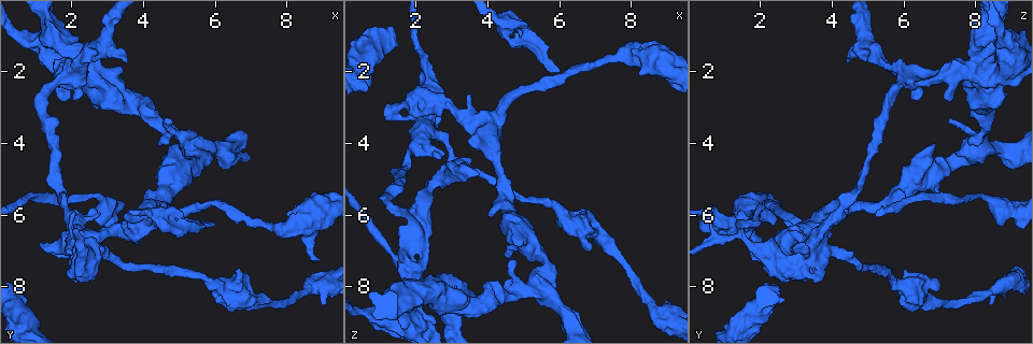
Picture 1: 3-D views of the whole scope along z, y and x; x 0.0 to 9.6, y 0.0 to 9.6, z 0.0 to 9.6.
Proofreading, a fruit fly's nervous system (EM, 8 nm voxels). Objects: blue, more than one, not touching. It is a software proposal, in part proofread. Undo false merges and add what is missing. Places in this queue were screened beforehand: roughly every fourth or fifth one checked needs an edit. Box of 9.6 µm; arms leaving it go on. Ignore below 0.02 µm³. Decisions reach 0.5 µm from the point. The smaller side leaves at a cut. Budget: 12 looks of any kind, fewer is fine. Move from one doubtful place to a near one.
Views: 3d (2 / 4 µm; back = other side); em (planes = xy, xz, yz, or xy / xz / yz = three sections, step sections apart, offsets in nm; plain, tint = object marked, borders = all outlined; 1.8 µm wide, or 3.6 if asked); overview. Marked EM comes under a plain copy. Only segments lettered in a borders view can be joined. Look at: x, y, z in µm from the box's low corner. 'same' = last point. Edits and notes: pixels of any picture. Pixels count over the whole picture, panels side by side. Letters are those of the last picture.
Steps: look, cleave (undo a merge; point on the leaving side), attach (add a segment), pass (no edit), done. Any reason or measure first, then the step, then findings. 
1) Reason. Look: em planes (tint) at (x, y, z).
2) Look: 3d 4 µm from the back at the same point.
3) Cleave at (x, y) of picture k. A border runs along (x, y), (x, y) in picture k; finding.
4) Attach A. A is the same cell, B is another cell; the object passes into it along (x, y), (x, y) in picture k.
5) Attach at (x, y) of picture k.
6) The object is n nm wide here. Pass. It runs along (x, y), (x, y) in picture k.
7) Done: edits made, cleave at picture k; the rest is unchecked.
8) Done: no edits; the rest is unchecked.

Calibre changes. Look: em planes (borders) at (5.30, 4.80, 6.85).

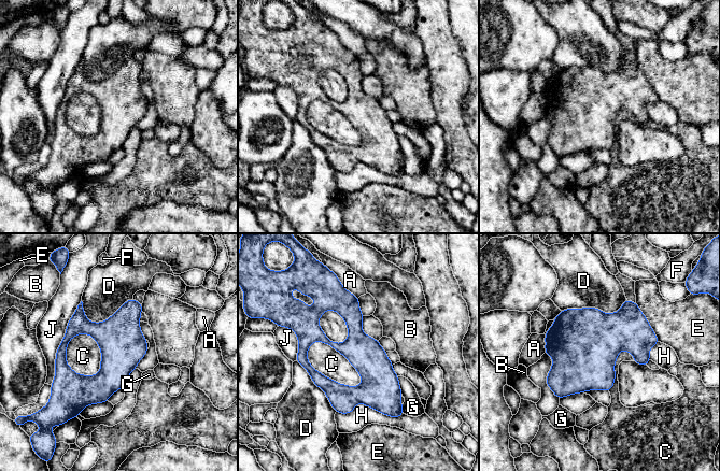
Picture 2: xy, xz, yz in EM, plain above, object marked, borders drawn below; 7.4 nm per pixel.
The longest contact is with J, 650 nm. Pass. A, B, C, D, E, F, G, H and J are other cells; it runs along (342, 291), (387, 411) in picture 2; all the same neuron.

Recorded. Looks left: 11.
Thick end. Look: em 3.6 µm planes (borders) at (6.90, 7.70, 6.50).

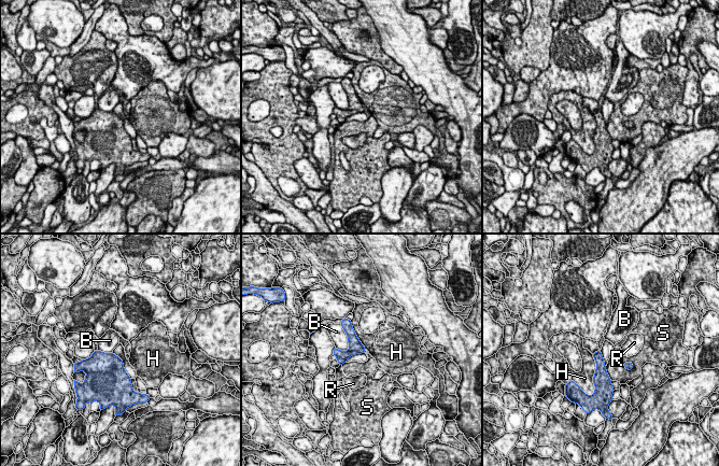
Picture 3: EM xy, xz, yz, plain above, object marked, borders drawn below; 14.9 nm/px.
Pass. B, H, R and S are other cells; a border runs along (623, 363), (626, 368), (633, 368) in picture 3; no lettered segment goes on from it.

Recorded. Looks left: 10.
Branch stops here. Look: 3d 2 µm at (9.15, 8.45, 8.50).

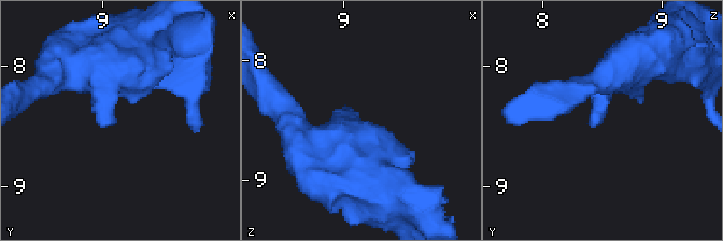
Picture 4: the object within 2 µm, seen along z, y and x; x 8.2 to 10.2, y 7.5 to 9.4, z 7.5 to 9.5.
Look: em planes (borders) at (9.08, 8.46, 8.46).

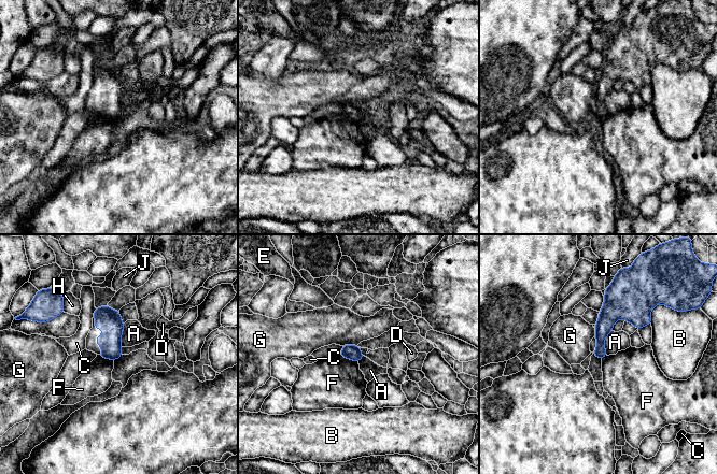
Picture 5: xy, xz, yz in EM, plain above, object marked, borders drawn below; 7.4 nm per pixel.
Pass. A, B, C, D, E, F, G, H and J are other cells; a border runs along (339, 355), (357, 362) in picture 5; no lettered segment goes on from it.

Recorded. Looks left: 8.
Calibre changes. Look: em planes (borders) at (8.15, 6.35, 1.60).

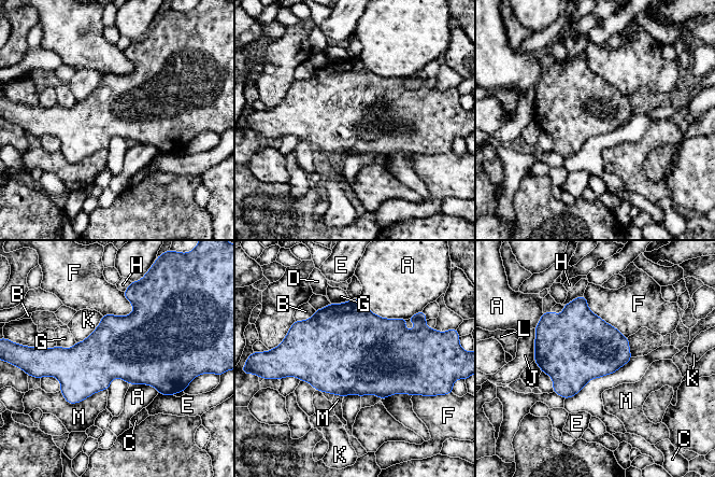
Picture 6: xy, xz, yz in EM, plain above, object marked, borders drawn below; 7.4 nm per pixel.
The object is 480 nm wide here. Pass. A, B, C, D, E, F, G, H, J, K, L and M are other cells; a border runs along (106, 389), (75, 403), (59, 391) in picture 6; one neuron here.

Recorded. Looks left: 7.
Narrows sharply. Look: 3d 4 µm at (2.05, 2.25, 6.25).

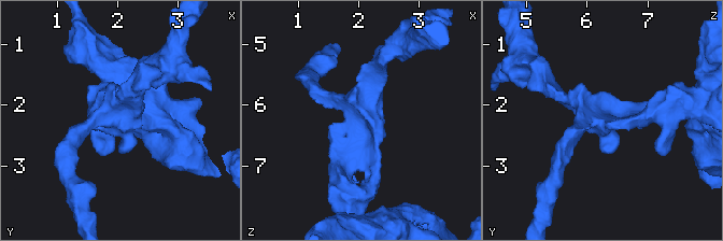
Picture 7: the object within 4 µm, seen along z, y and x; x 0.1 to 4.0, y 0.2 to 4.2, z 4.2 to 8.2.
Look: em 3.6 µm xz step 16 (tint) at (2.00, 2.25, 6.25).

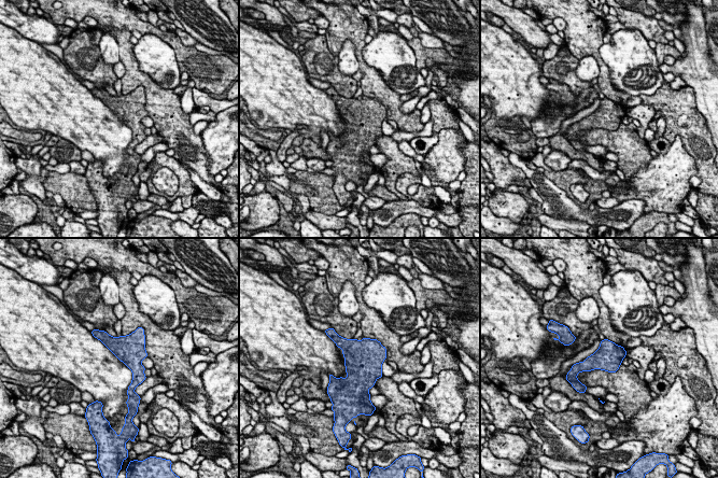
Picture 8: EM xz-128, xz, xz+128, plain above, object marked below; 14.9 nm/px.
Look: em 3.6 µm planes (borders) at the same point.

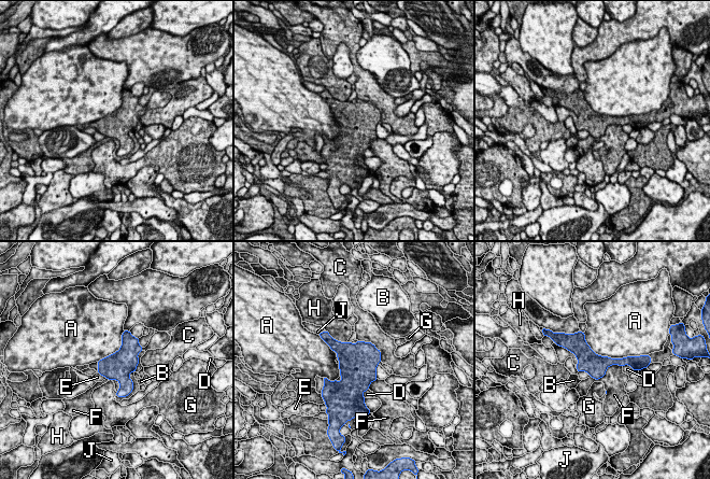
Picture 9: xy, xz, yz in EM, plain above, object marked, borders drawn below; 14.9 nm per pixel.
The longest contact is with A, 800 nm. Pass. A, B, C, D, E, F, G, H and J are other cells; a border runs along (583, 333), (598, 354), (632, 356) in picture 9; one neuron here.

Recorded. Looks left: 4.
Done: no edits; the rest is unchecked.

